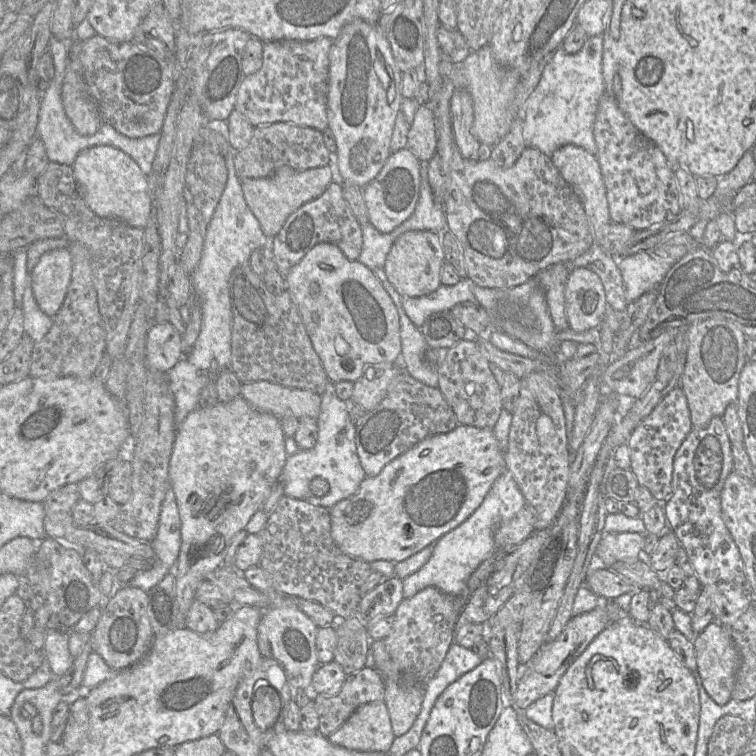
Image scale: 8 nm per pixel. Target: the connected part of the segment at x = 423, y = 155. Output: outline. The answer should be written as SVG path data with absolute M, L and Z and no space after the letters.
M419 105L409 126L407 147L422 163L427 163L436 151L434 116L428 105Z

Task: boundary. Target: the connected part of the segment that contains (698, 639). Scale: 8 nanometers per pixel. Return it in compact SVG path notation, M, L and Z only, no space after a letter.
M711 622L693 639L697 660L697 673L710 698L718 705L725 705L731 699L736 673L740 665L740 655L727 631L717 622Z

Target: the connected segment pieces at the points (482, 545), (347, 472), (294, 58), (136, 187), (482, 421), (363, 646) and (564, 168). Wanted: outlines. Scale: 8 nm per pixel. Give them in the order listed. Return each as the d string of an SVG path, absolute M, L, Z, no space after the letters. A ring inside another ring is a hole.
M506 470L494 481L485 498L474 512L472 512L472 514L457 527L443 534L433 544L429 550L429 552L432 552L430 558L426 557L426 559L424 558L423 560L424 562L426 560L428 561L419 570L402 579L403 599L410 598L422 589L430 586L451 595L458 595L463 592L471 574L497 549L493 538L496 525L501 519L509 519L512 515L518 512L525 503L525 498L511 472Z
M328 381L325 391L321 394L317 428L317 442L309 450L298 449L293 436L285 438L288 457L279 482L283 485L284 495L330 509L339 501L354 494L366 477L357 455L355 425L349 418L348 402L338 398L335 393L335 383L331 381ZM314 477L321 477L328 482L329 491L324 496L318 497L310 493L310 482Z
M320 37L311 41L293 41L293 40L275 40L263 42L262 66L254 74L248 75L242 81L237 92L235 109L242 113L248 121L254 126L262 126L275 122L294 123L300 127L309 127L317 129L320 132L328 128L327 119L327 92L328 92L328 77L329 77L329 53L333 40L327 37Z
M95 146L81 151L72 168L79 192L92 212L145 229L151 213L151 191L146 175L129 155L112 146Z
M461 339L444 350L437 364L438 388L459 424L492 429L503 409L500 386L489 368L489 360L477 341Z
M357 615L340 619L335 624L337 645L334 650L334 661L349 676L366 666L368 646L371 639L367 628Z
M566 144L555 150L550 159L563 179L580 199L592 228L594 243L598 244L606 234L606 227L611 222L611 218L606 187L597 157L582 147Z

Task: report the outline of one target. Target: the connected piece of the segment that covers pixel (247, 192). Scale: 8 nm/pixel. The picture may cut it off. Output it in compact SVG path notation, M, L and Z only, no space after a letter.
M326 165L307 170L295 170L283 166L268 177L244 179L241 184L249 209L259 221L263 232L269 238L273 238L282 229L290 214L303 204L321 196L331 182L332 171Z

